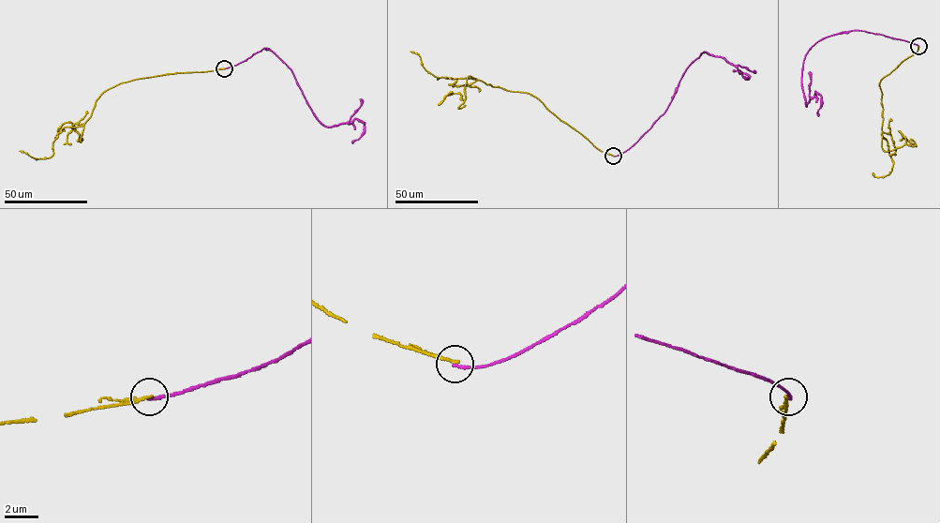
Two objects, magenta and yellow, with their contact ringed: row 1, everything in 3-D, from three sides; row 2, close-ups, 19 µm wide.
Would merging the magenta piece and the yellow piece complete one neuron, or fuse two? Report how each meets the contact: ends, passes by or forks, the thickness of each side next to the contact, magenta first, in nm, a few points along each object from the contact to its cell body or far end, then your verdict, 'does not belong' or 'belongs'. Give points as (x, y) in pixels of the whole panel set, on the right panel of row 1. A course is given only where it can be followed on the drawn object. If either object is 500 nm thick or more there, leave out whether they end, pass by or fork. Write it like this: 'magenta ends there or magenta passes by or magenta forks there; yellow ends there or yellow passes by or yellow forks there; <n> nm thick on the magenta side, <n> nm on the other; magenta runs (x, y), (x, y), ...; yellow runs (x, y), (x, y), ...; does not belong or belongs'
magenta ends there; yellow ends there; 180 nm thick on the magenta side, 190 nm on the other; magenta runs (918, 46), (852, 30), (814, 44), (804, 59), (801, 80), (806, 106), (815, 91), (821, 97), (818, 116); yellow runs (918, 46), (917, 52), (879, 83), (882, 135), (893, 163), (886, 175), (875, 177), (872, 173); does not belong

